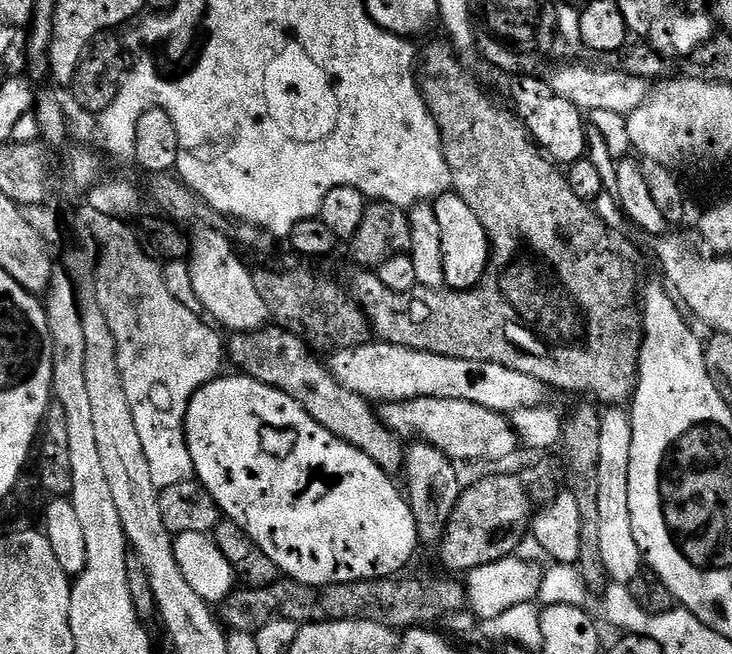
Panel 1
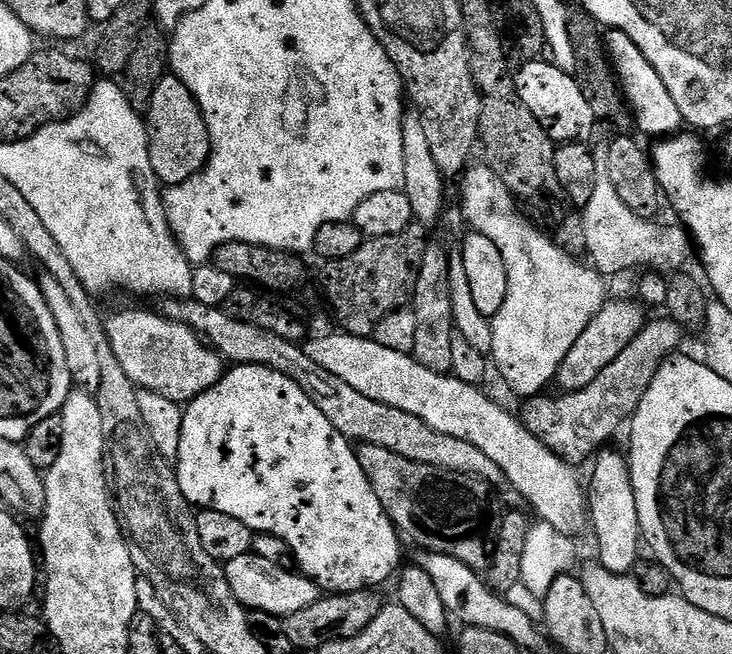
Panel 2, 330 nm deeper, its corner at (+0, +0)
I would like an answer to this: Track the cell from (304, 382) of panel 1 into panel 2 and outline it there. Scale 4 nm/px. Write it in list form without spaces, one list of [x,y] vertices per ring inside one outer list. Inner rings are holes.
[[[360,444],[359,447],[356,448],[356,457],[362,466],[362,470],[366,474],[366,478],[370,482],[370,486],[374,490],[374,494],[378,494],[378,502],[382,502],[386,514],[392,520],[392,523],[396,525],[396,530],[400,533],[401,537],[408,539],[409,536],[409,538],[420,547],[420,550],[423,550],[424,552],[446,554],[450,558],[458,558],[458,562],[462,562],[471,568],[477,570],[487,569],[490,559],[490,545],[494,540],[494,516],[492,520],[492,496],[488,493],[488,488],[490,488],[489,481],[467,474],[452,472],[448,468],[438,468],[435,464],[419,464],[410,458],[402,458],[402,454],[394,454],[382,446],[374,446],[373,444]]]

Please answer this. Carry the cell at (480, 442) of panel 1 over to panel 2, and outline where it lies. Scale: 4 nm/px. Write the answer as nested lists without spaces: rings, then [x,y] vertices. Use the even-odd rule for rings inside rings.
[[[649,319],[644,329],[586,386],[577,392],[564,392],[560,396],[541,394],[525,399],[522,421],[534,438],[538,438],[567,464],[580,466],[583,460],[591,461],[598,450],[609,443],[622,418],[633,415],[642,402],[654,374],[660,365],[677,351],[682,329],[675,320]]]

